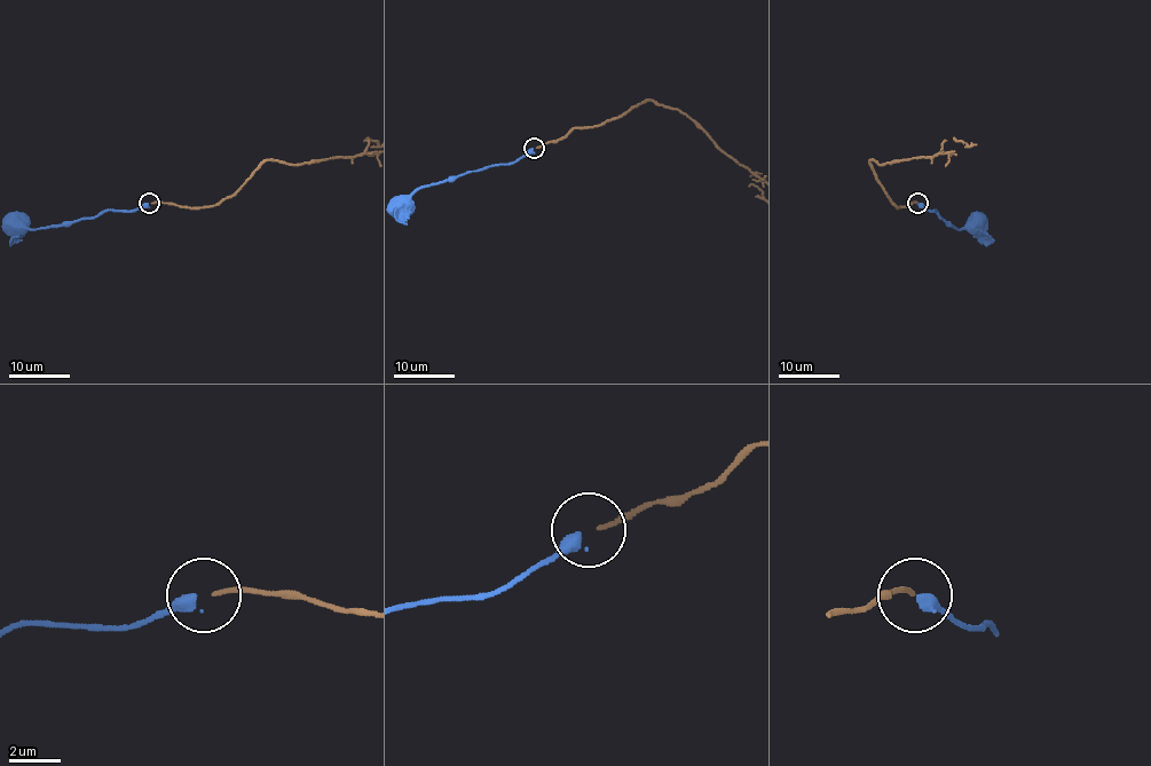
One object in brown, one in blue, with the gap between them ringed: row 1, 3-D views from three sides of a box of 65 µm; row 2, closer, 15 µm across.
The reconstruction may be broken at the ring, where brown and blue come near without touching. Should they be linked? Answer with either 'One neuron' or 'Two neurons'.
One neuron

